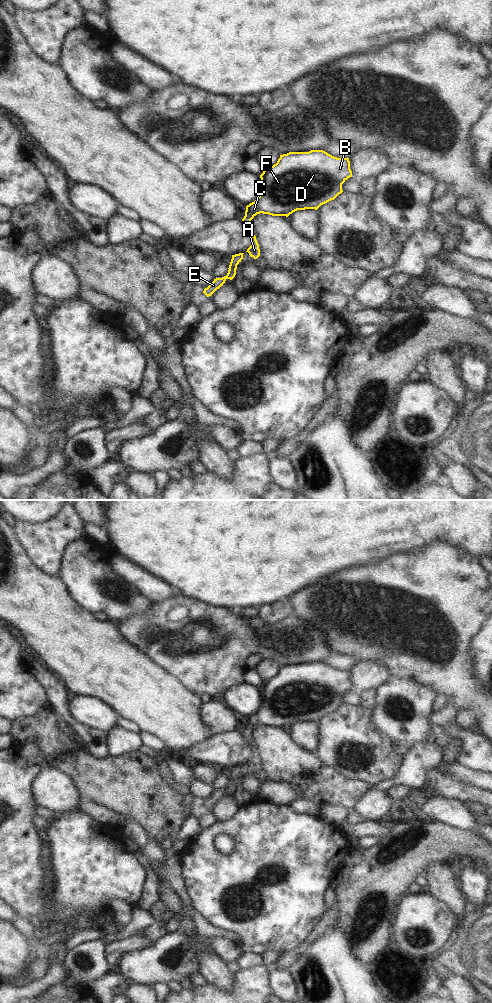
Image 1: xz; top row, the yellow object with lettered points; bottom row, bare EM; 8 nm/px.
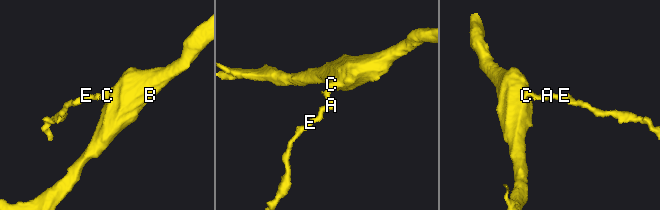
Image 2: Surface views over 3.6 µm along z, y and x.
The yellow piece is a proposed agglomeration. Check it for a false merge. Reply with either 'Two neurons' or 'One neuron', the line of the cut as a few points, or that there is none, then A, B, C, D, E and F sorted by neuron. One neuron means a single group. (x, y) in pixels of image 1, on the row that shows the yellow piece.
One neuron. No split. Groups: A B C D E F.

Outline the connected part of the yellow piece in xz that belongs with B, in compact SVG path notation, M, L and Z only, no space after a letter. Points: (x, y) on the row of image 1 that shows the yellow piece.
M323 150L289 152L280 155L277 163L260 175L262 187L259 197L246 206L242 224L252 230L251 220L260 213L286 216L297 210L315 209L334 200L343 192L342 184L352 177L349 158L337 158Z

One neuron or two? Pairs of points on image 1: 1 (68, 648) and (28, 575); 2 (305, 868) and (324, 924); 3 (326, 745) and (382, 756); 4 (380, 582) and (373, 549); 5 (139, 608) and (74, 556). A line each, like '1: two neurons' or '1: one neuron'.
1: one neuron
2: two neurons
3: one neuron
4: two neurons
5: one neuron

